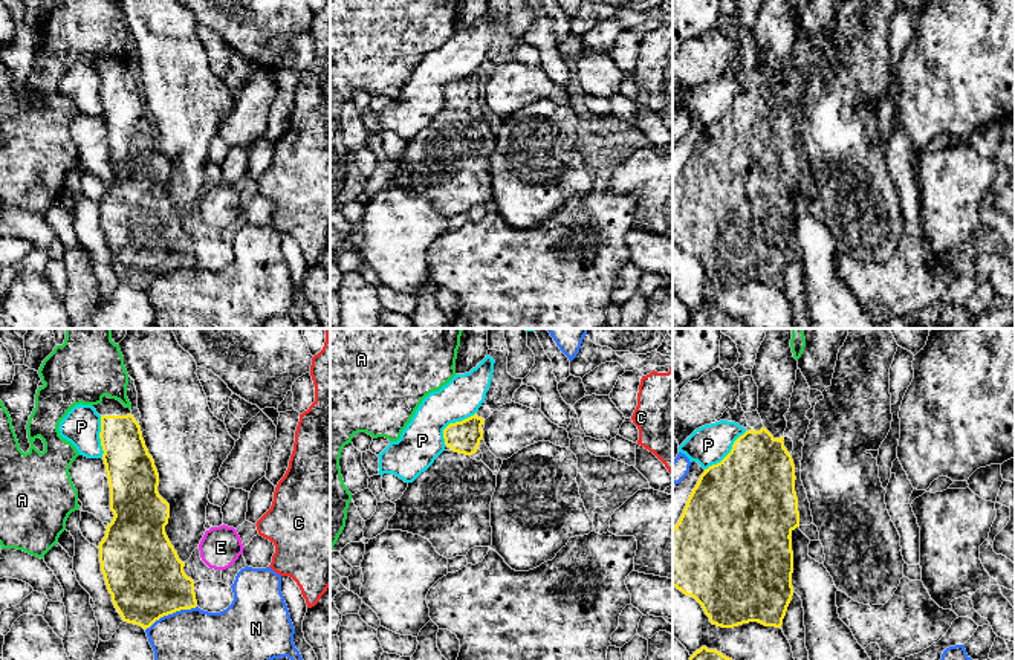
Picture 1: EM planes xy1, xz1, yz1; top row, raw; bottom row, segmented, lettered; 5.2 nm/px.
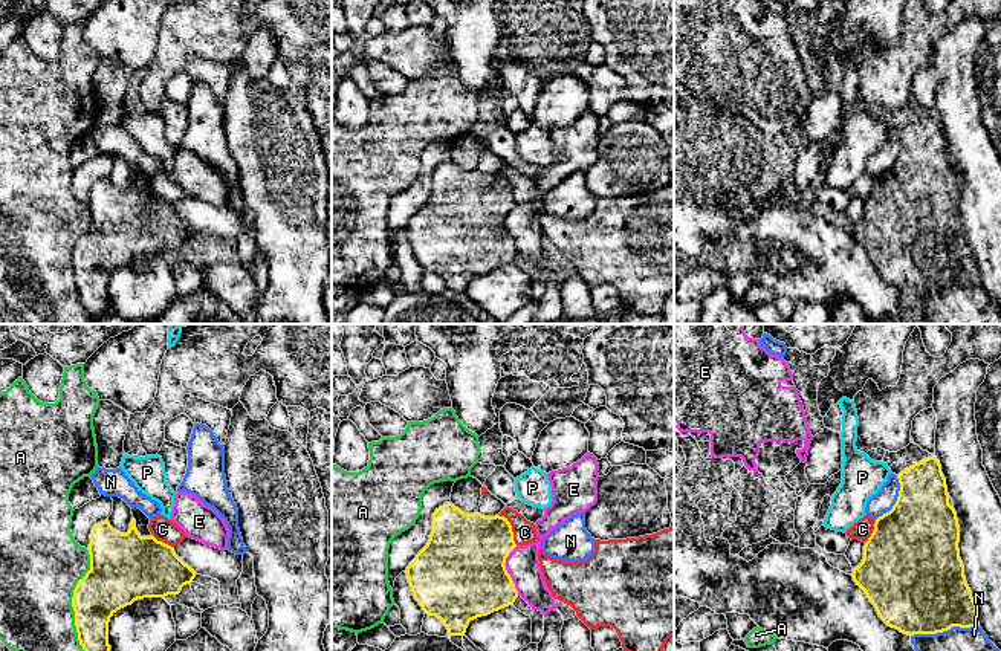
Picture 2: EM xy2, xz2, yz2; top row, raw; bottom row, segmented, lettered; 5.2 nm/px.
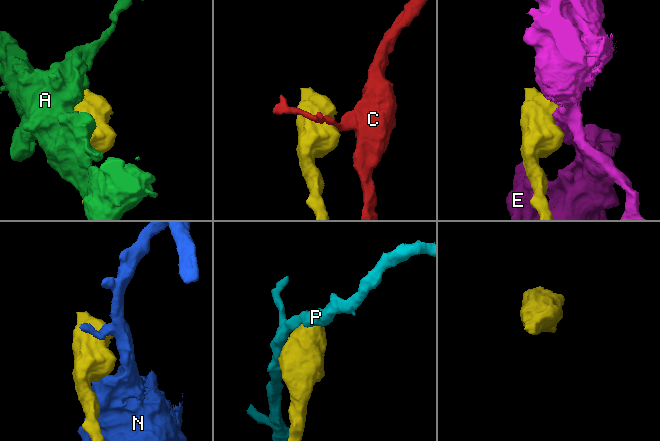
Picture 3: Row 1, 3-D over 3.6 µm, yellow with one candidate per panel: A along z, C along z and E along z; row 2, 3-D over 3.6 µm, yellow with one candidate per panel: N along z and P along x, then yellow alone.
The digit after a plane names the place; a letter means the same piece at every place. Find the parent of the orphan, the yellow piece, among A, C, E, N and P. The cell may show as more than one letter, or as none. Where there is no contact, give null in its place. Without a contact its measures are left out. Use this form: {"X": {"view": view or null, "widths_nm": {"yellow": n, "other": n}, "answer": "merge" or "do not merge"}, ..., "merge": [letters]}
{"A": {"view": "xy2", "widths_nm": {"yellow": 280, "other": 420}, "answer": "do not merge"}, "C": {"view": "xz2", "widths_nm": {"yellow": 400, "other": 120}, "answer": "do not merge"}, "E": {"view": "xz2", "widths_nm": {"yellow": 480, "other": 170}, "answer": "do not merge"}, "N": {"view": "yz2", "widths_nm": {"yellow": 480, "other": 400}, "answer": "do not merge"}, "P": {"view": "yz1", "widths_nm": {"yellow": 480, "other": 200}, "answer": "do not merge"}, "merge": []}

